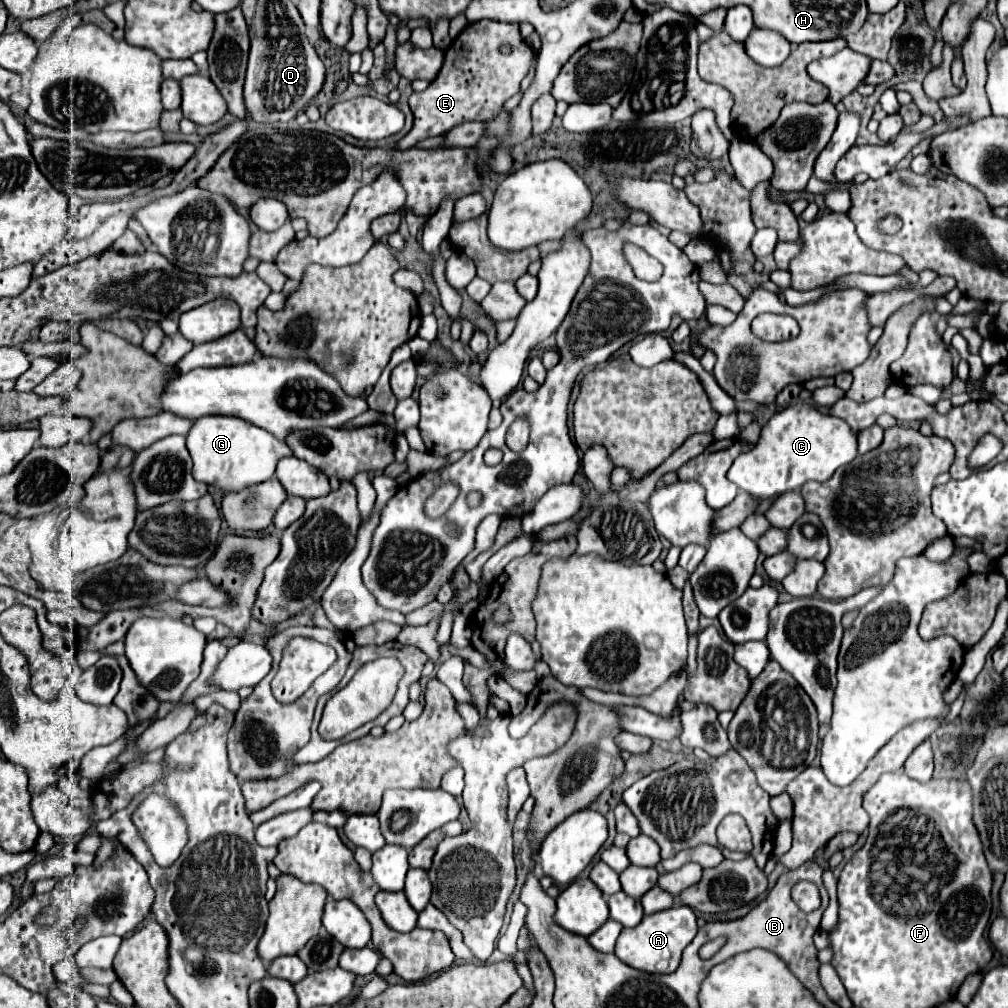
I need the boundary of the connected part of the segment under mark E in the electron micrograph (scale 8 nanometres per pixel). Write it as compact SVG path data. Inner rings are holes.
M478 20L468 24L462 34L450 44L444 54L440 74L422 92L412 92L410 108L414 114L412 130L394 146L394 150L410 150L426 138L434 138L464 122L488 122L502 112L502 106L512 98L528 74L532 50L520 38L518 24L502 24L494 20ZM510 44L512 52L502 54L500 46Z

